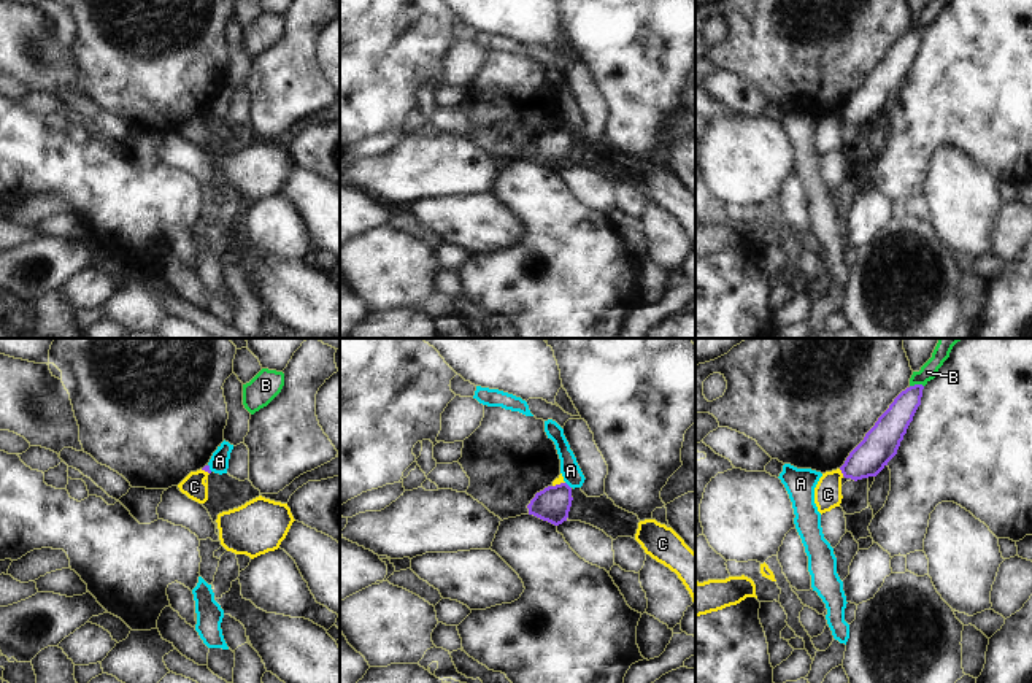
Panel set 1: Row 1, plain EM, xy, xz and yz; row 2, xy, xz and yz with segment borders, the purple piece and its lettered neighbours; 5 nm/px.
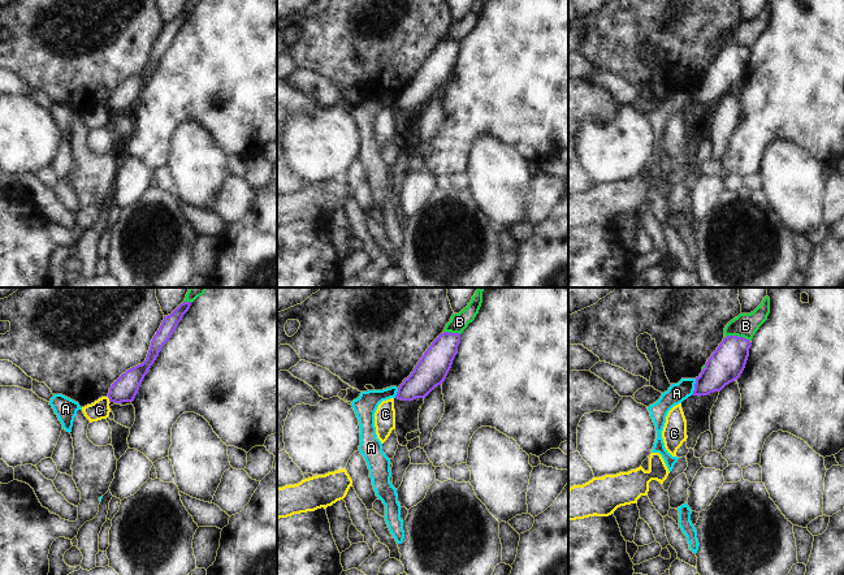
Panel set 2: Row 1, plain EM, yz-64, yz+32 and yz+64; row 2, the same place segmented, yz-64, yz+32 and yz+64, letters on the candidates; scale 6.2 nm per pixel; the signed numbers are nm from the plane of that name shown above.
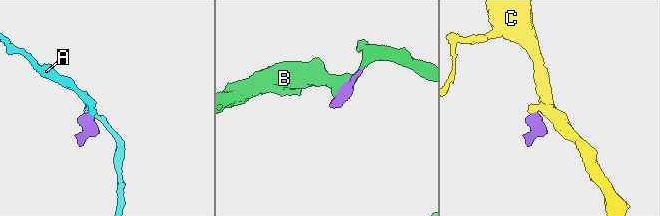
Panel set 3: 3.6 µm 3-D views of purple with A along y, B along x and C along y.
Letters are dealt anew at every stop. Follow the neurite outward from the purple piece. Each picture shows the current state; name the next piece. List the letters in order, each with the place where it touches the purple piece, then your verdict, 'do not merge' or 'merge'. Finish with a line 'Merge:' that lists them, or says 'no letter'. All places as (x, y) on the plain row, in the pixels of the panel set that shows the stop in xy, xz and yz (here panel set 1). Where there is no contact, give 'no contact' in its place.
A: xz (567, 129) | do not merge
B: yz (916, 29) | do not merge
C: yz (842, 116) | do not merge
Merge: no letter

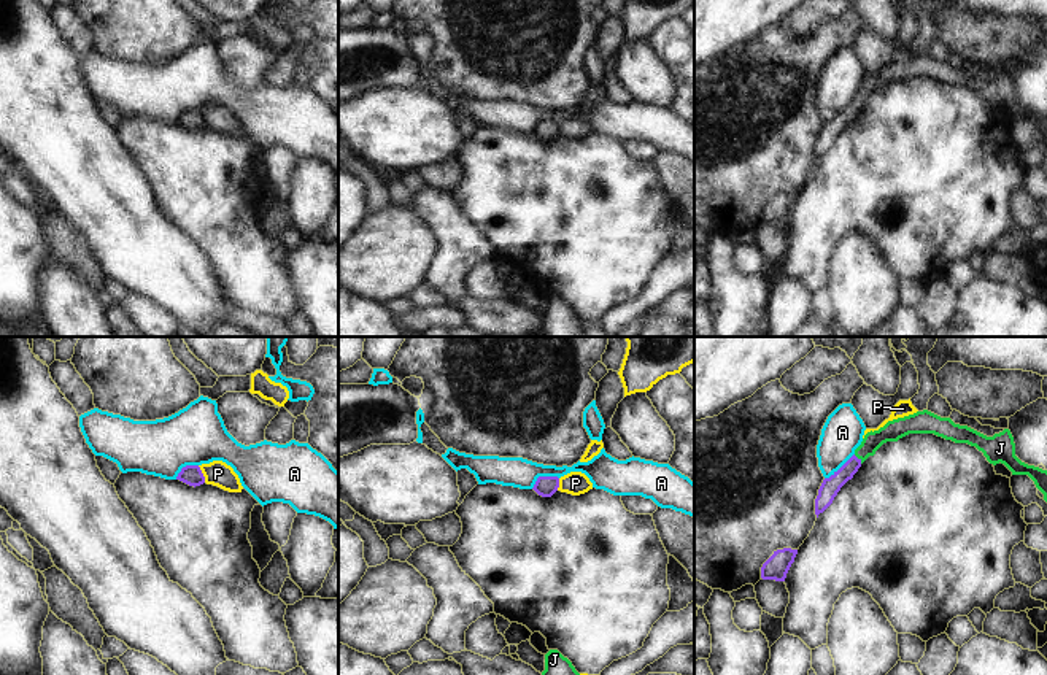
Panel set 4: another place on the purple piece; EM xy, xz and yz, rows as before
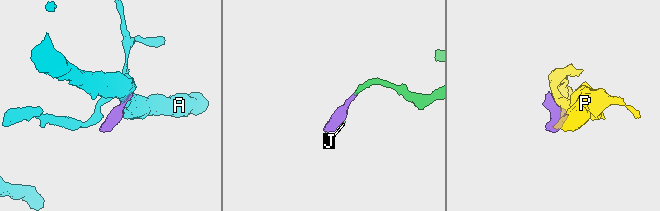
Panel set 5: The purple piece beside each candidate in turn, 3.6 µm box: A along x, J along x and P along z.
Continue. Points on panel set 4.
A: xz (542, 121) | do not merge
J: yz (858, 104) | merge
P: xy (202, 118) | do not merge
Merge: J

